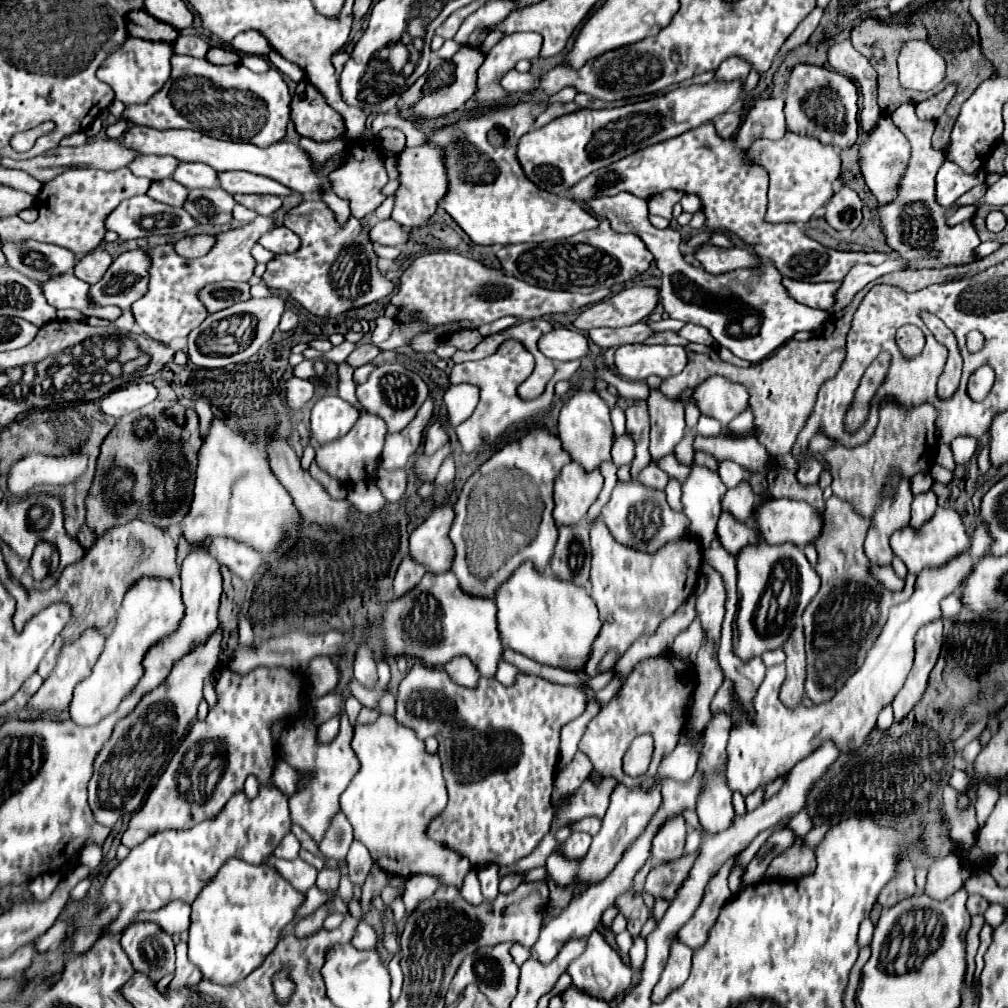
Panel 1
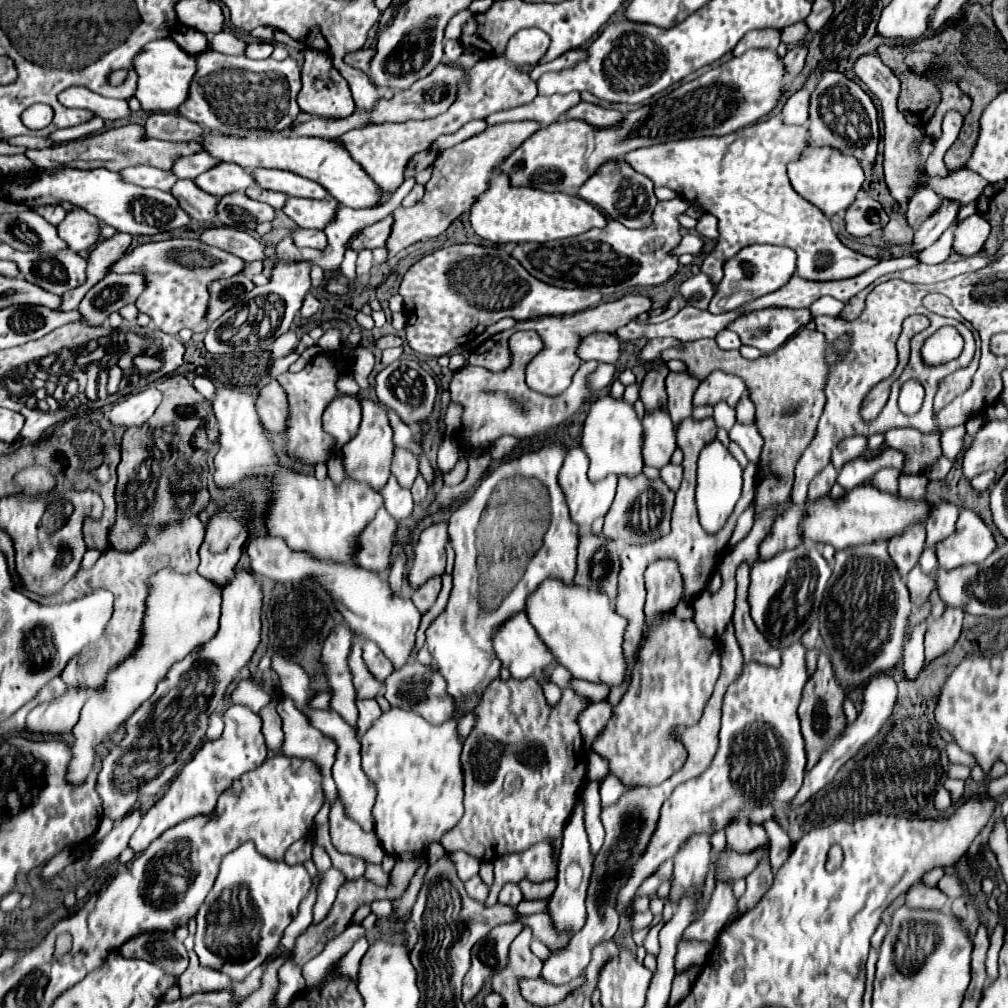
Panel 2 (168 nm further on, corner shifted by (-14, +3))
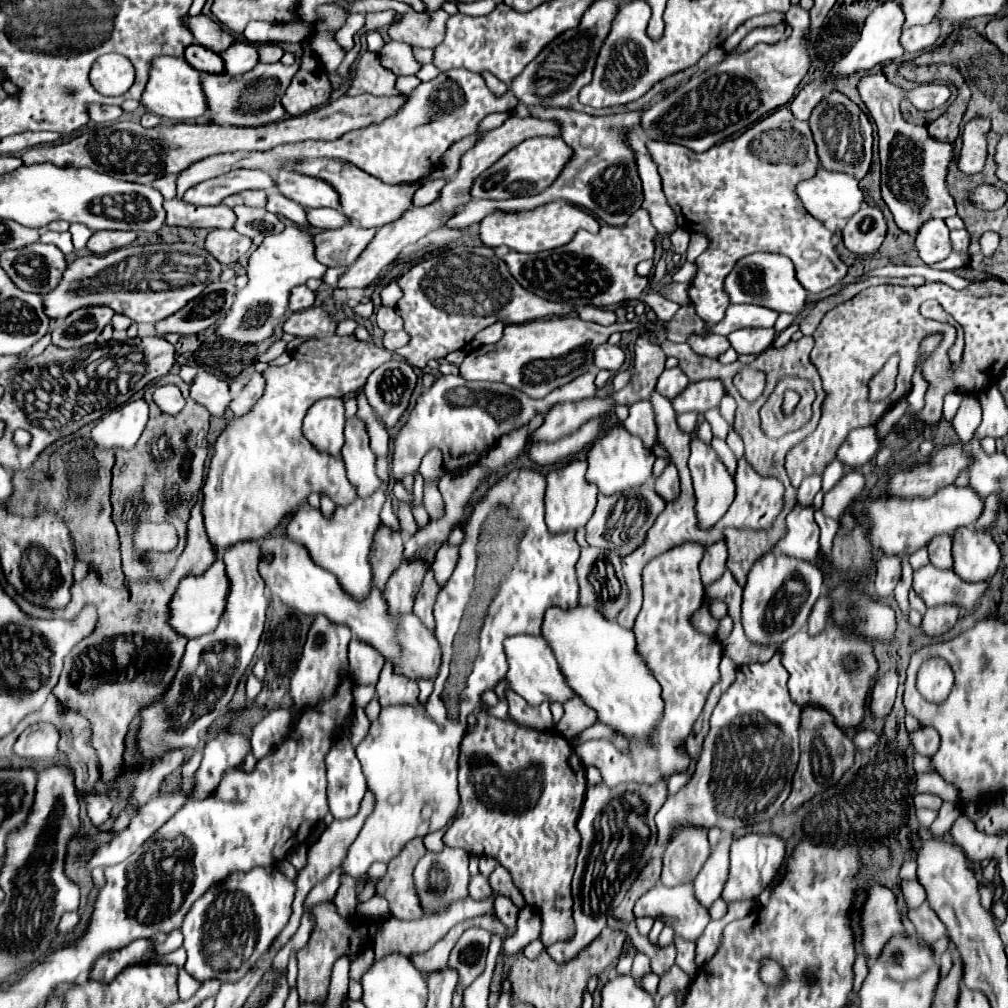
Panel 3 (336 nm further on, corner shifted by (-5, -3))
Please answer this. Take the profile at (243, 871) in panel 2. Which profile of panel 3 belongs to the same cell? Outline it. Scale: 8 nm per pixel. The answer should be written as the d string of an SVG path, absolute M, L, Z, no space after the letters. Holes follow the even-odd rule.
M253 868L249 872L233 872L229 878L221 880L219 884L211 886L189 910L181 932L185 936L183 948L187 950L185 970L199 982L207 978L219 978L221 982L239 982L251 968L261 954L271 946L277 934L285 928L291 916L291 904L295 894L295 882L289 880L279 868Z

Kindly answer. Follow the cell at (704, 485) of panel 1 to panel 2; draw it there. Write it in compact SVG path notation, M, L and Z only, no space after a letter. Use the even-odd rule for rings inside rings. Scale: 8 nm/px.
M712 440L706 444L700 452L698 458L698 486L696 486L696 506L698 506L698 516L700 524L708 534L716 534L718 530L724 528L726 520L730 518L738 498L742 492L742 468L738 460L728 452L722 442Z

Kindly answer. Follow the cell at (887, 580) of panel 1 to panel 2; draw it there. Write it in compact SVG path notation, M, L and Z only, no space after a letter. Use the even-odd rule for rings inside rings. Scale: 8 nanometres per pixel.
M916 566L908 578L906 578L906 586L910 590L910 598L912 598L912 604L916 608L922 608L926 604L926 600L930 598L930 594L934 592L934 584L930 584L930 576L926 576L920 566Z

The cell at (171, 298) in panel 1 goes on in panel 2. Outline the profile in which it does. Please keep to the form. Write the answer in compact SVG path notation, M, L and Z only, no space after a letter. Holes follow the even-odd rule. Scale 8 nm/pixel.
M172 238L172 240L162 240L162 242L146 242L142 246L136 246L130 250L126 256L122 256L118 262L110 266L108 272L116 274L128 274L128 272L142 272L146 278L146 288L136 300L136 308L144 314L148 314L156 328L176 336L182 328L190 328L192 332L204 332L208 328L206 320L206 302L208 302L208 284L218 278L230 278L238 272L242 272L244 262L238 260L236 256L230 256L222 252L220 248L212 248L202 244L200 240L190 240L190 238ZM174 250L200 250L202 254L212 254L216 264L212 268L186 268L180 266L176 260L170 258L170 252Z

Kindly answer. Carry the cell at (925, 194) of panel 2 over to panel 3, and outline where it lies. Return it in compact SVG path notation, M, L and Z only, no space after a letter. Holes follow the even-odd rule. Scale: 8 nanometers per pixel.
M931 218L921 224L921 230L915 234L915 250L925 264L939 262L951 254L949 228L941 218Z

